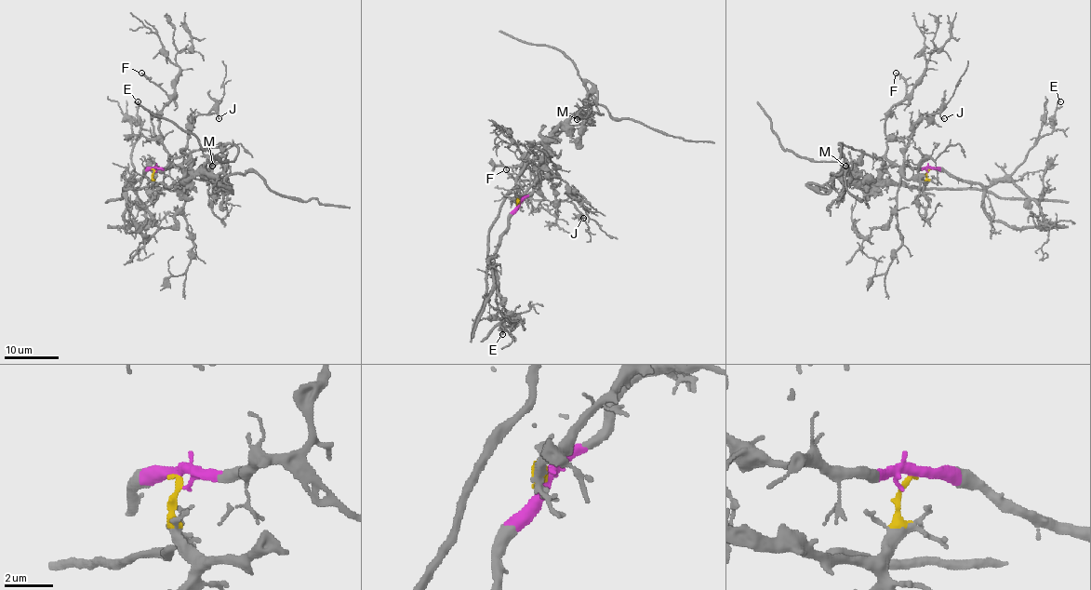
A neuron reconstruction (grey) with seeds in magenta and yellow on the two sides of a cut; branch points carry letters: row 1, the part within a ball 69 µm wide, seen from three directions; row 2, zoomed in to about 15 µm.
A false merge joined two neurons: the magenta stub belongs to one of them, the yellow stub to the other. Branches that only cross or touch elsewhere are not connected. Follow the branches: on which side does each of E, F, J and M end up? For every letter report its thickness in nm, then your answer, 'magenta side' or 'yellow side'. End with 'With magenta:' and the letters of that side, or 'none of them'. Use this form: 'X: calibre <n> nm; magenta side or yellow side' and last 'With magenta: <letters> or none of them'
E: calibre 130 nm; magenta side
F: calibre 160 nm; magenta side
J: calibre 110 nm; magenta side
M: calibre 150 nm; yellow side
With magenta: E, F, J

